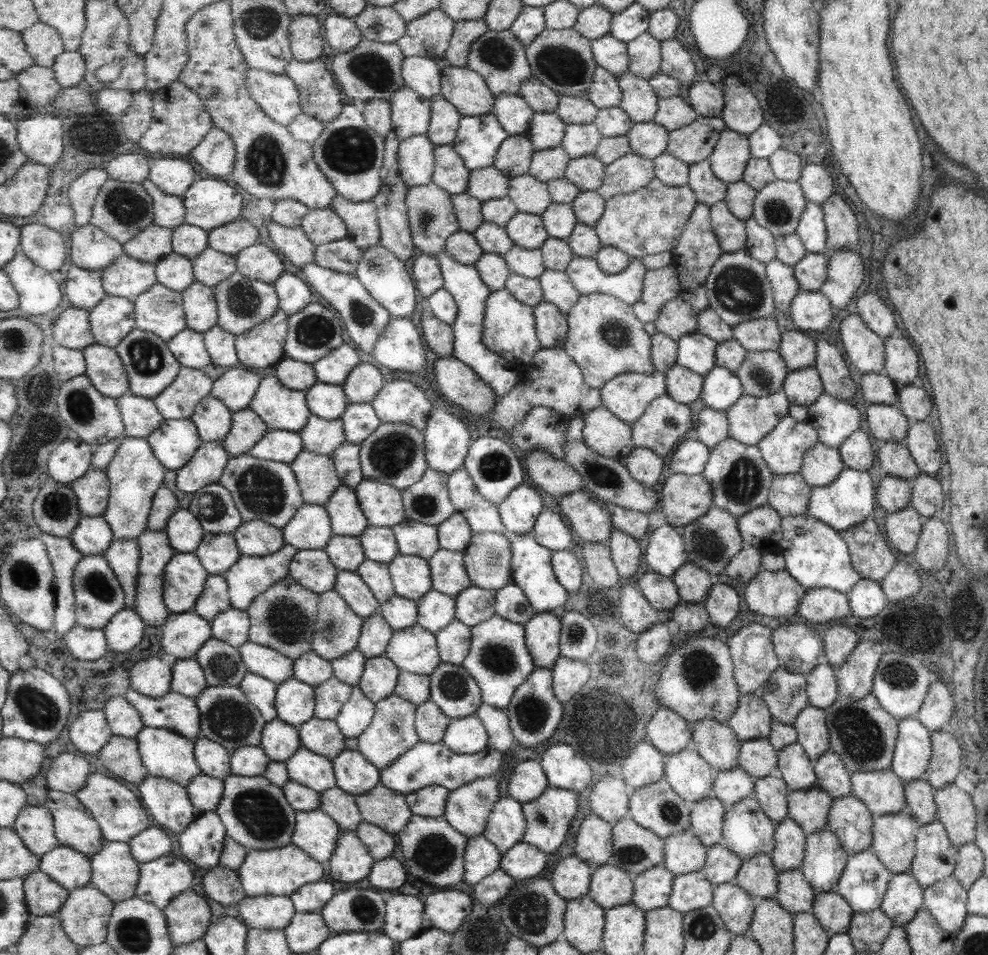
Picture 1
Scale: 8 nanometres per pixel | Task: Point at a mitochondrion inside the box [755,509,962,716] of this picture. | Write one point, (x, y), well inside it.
(896, 674)

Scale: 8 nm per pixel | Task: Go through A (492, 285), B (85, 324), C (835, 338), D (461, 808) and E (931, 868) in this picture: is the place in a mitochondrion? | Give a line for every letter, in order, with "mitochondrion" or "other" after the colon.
A: other
B: other
C: other
D: other
E: other

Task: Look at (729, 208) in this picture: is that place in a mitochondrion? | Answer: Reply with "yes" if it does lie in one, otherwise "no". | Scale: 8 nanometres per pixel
no

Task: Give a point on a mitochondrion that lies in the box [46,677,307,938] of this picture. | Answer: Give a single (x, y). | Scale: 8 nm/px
(260, 812)

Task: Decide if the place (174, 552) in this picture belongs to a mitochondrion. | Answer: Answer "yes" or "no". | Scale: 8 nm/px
no

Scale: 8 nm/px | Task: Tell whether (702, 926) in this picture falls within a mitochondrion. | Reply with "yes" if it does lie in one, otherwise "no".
yes

